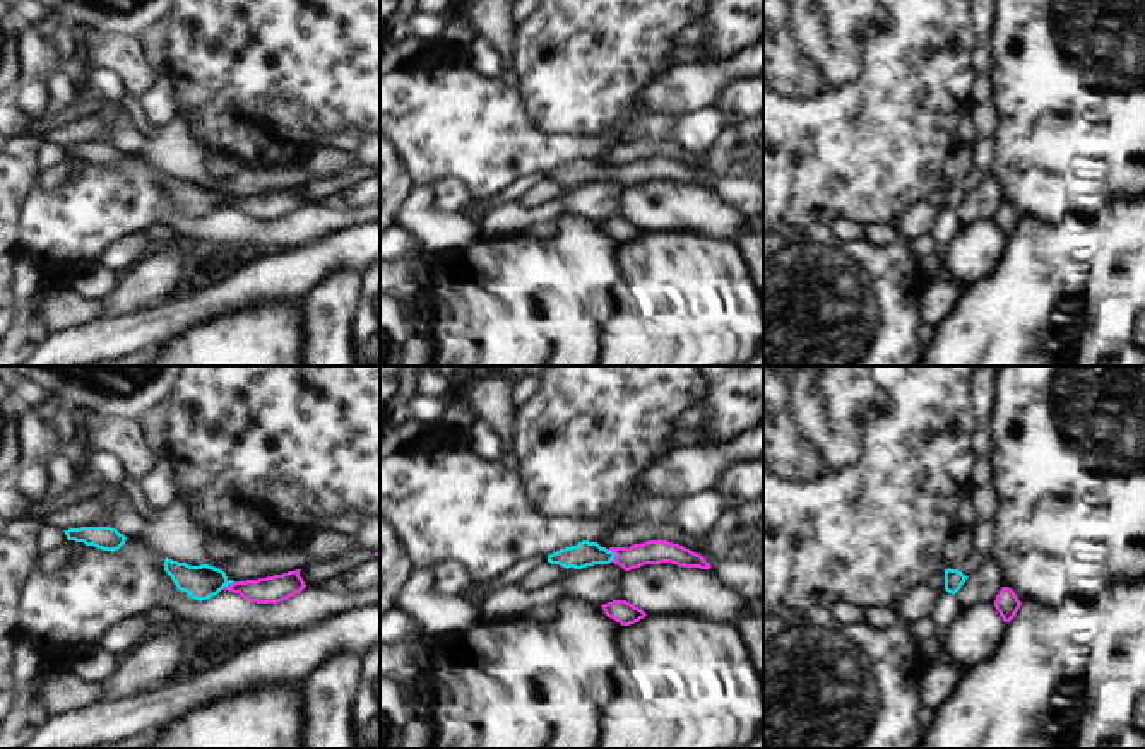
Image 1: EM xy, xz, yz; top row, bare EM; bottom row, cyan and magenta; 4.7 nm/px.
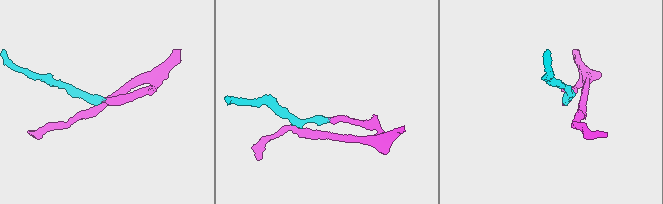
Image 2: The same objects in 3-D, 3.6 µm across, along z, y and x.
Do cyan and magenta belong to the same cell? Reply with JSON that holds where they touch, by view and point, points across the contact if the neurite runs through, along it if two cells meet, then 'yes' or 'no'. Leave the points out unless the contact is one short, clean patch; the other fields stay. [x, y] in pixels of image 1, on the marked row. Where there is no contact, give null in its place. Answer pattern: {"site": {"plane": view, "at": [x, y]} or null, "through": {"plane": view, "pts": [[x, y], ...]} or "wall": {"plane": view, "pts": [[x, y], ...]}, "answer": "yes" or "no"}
{"site": {"plane": "xz", "at": [615, 554]}, "through": {"plane": "xz", "pts": [[586, 553], [615, 554], [644, 554], [652, 551]]}, "answer": "yes"}

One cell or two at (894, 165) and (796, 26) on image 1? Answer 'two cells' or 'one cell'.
one cell

